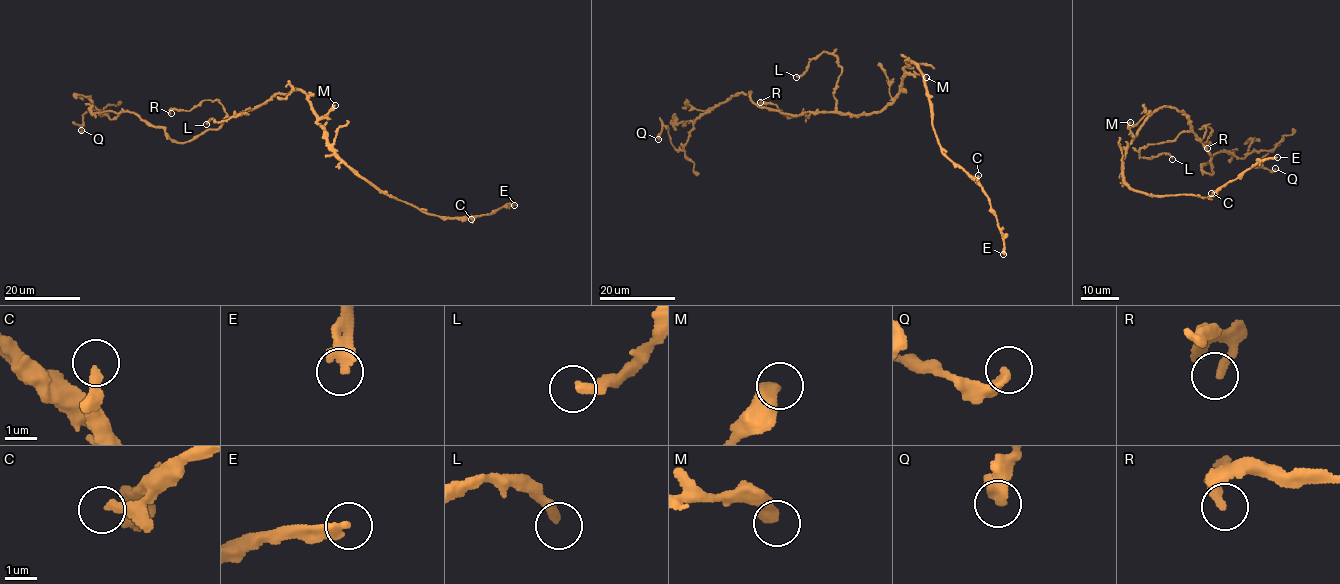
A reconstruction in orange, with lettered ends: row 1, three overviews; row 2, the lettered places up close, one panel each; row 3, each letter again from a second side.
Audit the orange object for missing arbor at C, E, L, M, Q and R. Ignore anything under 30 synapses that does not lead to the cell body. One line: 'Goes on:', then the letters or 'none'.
Goes on: E

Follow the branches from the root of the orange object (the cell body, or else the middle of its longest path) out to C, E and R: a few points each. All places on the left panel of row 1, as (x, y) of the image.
C: (302, 92), (330, 150), (367, 182), (425, 212), (471, 219)
E: (302, 92), (330, 150), (380, 191), (440, 216), (480, 216), (514, 205)
R: (302, 92), (296, 88), (273, 94), (233, 116), (209, 99), (190, 111), (170, 109), (171, 113)

